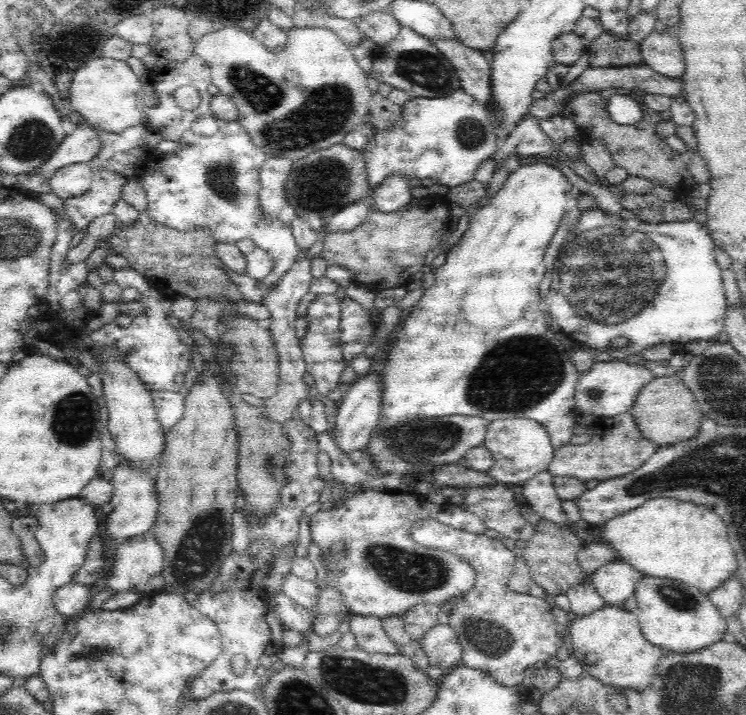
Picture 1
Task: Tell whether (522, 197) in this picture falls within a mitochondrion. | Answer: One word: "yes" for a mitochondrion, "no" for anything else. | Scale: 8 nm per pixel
no

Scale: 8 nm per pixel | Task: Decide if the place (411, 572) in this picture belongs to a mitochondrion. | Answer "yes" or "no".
yes

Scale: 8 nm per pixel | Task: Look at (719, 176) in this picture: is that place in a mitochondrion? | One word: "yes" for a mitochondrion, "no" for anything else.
no

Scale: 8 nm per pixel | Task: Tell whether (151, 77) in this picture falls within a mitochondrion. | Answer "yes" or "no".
no

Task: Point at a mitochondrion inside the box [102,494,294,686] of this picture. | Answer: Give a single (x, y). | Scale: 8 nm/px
(199, 552)

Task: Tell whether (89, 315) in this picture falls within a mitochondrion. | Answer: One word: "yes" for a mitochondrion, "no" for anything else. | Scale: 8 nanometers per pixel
no

